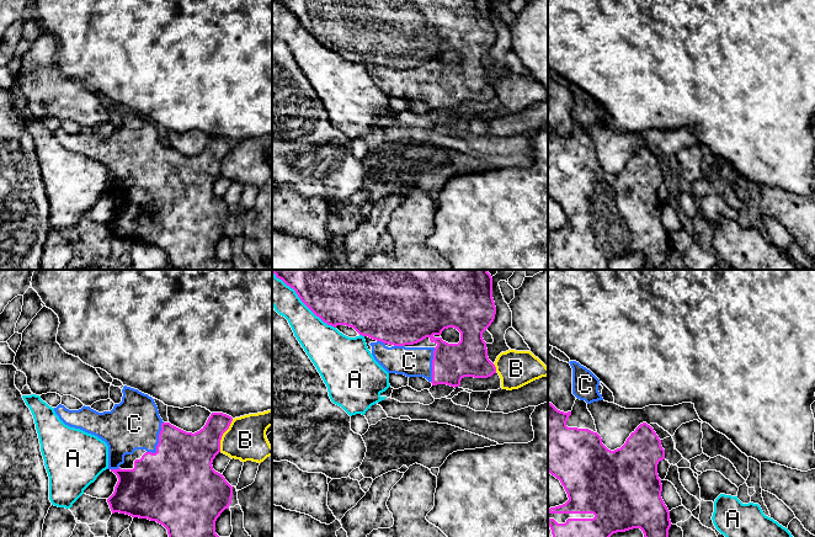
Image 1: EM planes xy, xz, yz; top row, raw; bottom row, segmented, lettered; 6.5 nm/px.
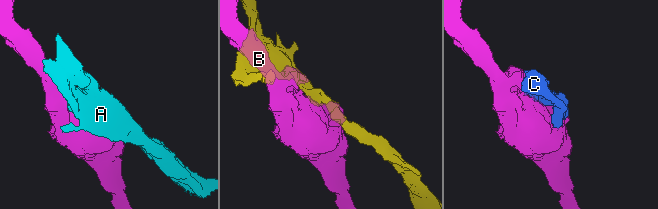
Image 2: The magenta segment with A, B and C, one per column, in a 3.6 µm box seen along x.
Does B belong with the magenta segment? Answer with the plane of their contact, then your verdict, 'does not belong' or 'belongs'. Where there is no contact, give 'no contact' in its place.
xy | does not belong

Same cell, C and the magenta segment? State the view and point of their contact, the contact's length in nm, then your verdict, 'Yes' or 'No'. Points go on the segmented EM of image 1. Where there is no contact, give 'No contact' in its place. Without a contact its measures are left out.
Touches magenta at xy (159, 441). Shared border 240 nm. Yes

